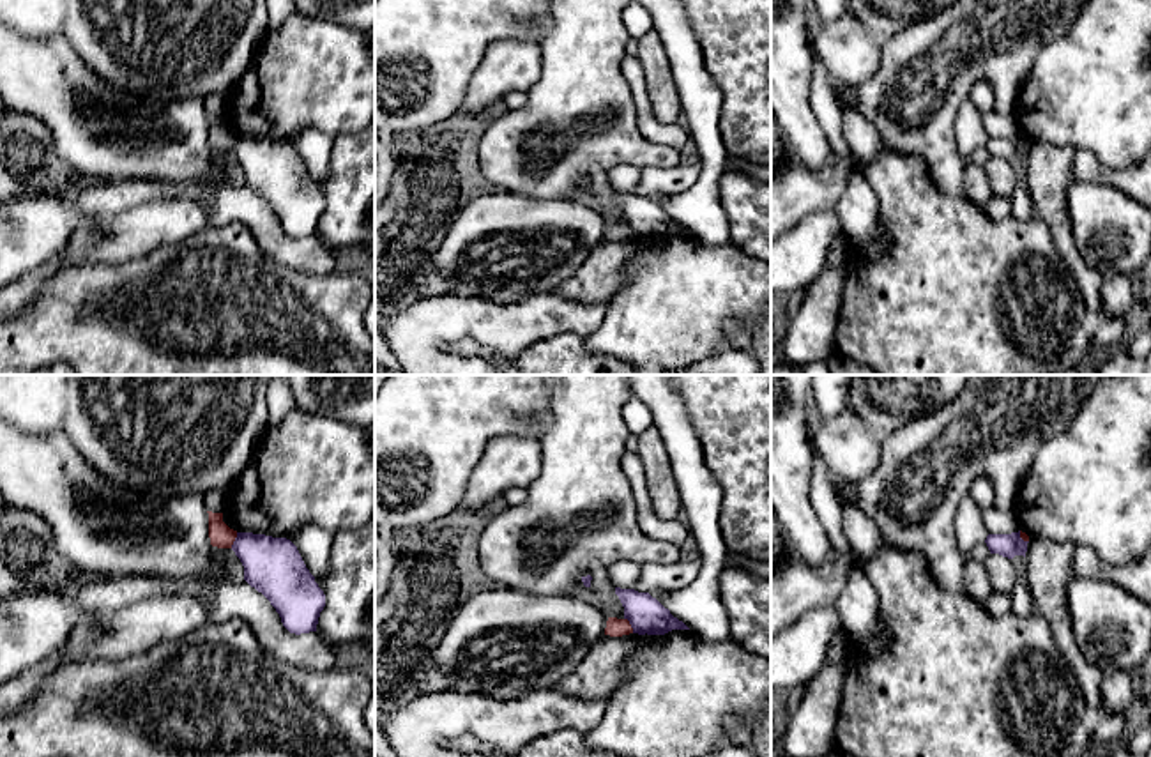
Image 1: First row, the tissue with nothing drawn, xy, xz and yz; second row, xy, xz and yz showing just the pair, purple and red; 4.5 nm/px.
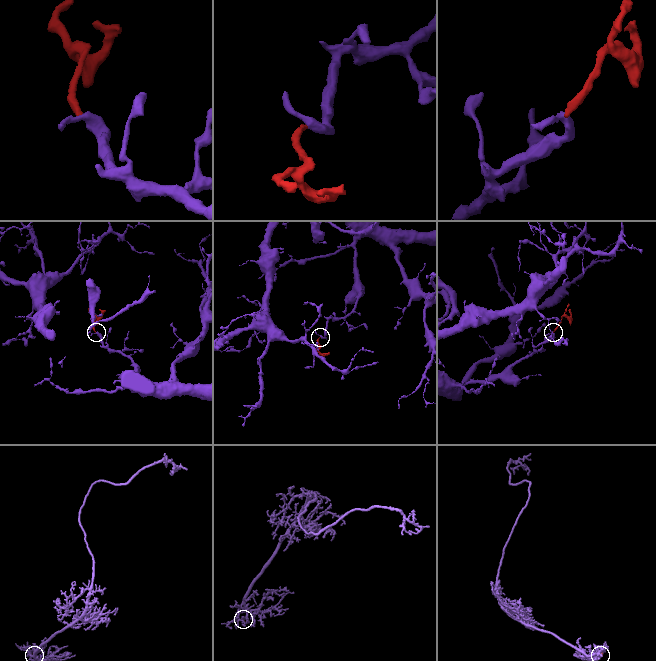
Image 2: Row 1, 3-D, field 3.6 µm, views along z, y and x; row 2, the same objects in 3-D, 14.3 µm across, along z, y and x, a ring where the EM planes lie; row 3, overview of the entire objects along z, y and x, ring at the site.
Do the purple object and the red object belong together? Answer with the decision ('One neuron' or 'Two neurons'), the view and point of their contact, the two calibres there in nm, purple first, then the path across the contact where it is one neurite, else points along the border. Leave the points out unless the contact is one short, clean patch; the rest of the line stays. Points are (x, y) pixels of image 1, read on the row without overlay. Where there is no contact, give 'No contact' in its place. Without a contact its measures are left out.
Two neurons. Touches purple at xz (630, 227). Thickness 170 nm (purple) against 80 nm. Boundary: xz (625, 221), (633, 236)

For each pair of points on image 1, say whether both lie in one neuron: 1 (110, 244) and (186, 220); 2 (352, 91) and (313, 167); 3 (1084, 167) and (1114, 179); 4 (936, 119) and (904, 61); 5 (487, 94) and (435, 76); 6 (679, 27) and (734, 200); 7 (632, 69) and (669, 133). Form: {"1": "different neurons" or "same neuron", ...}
{"1": "same neuron", "2": "different neurons", "3": "same neuron", "4": "same neuron", "5": "different neurons", "6": "different neurons", "7": "same neuron"}

